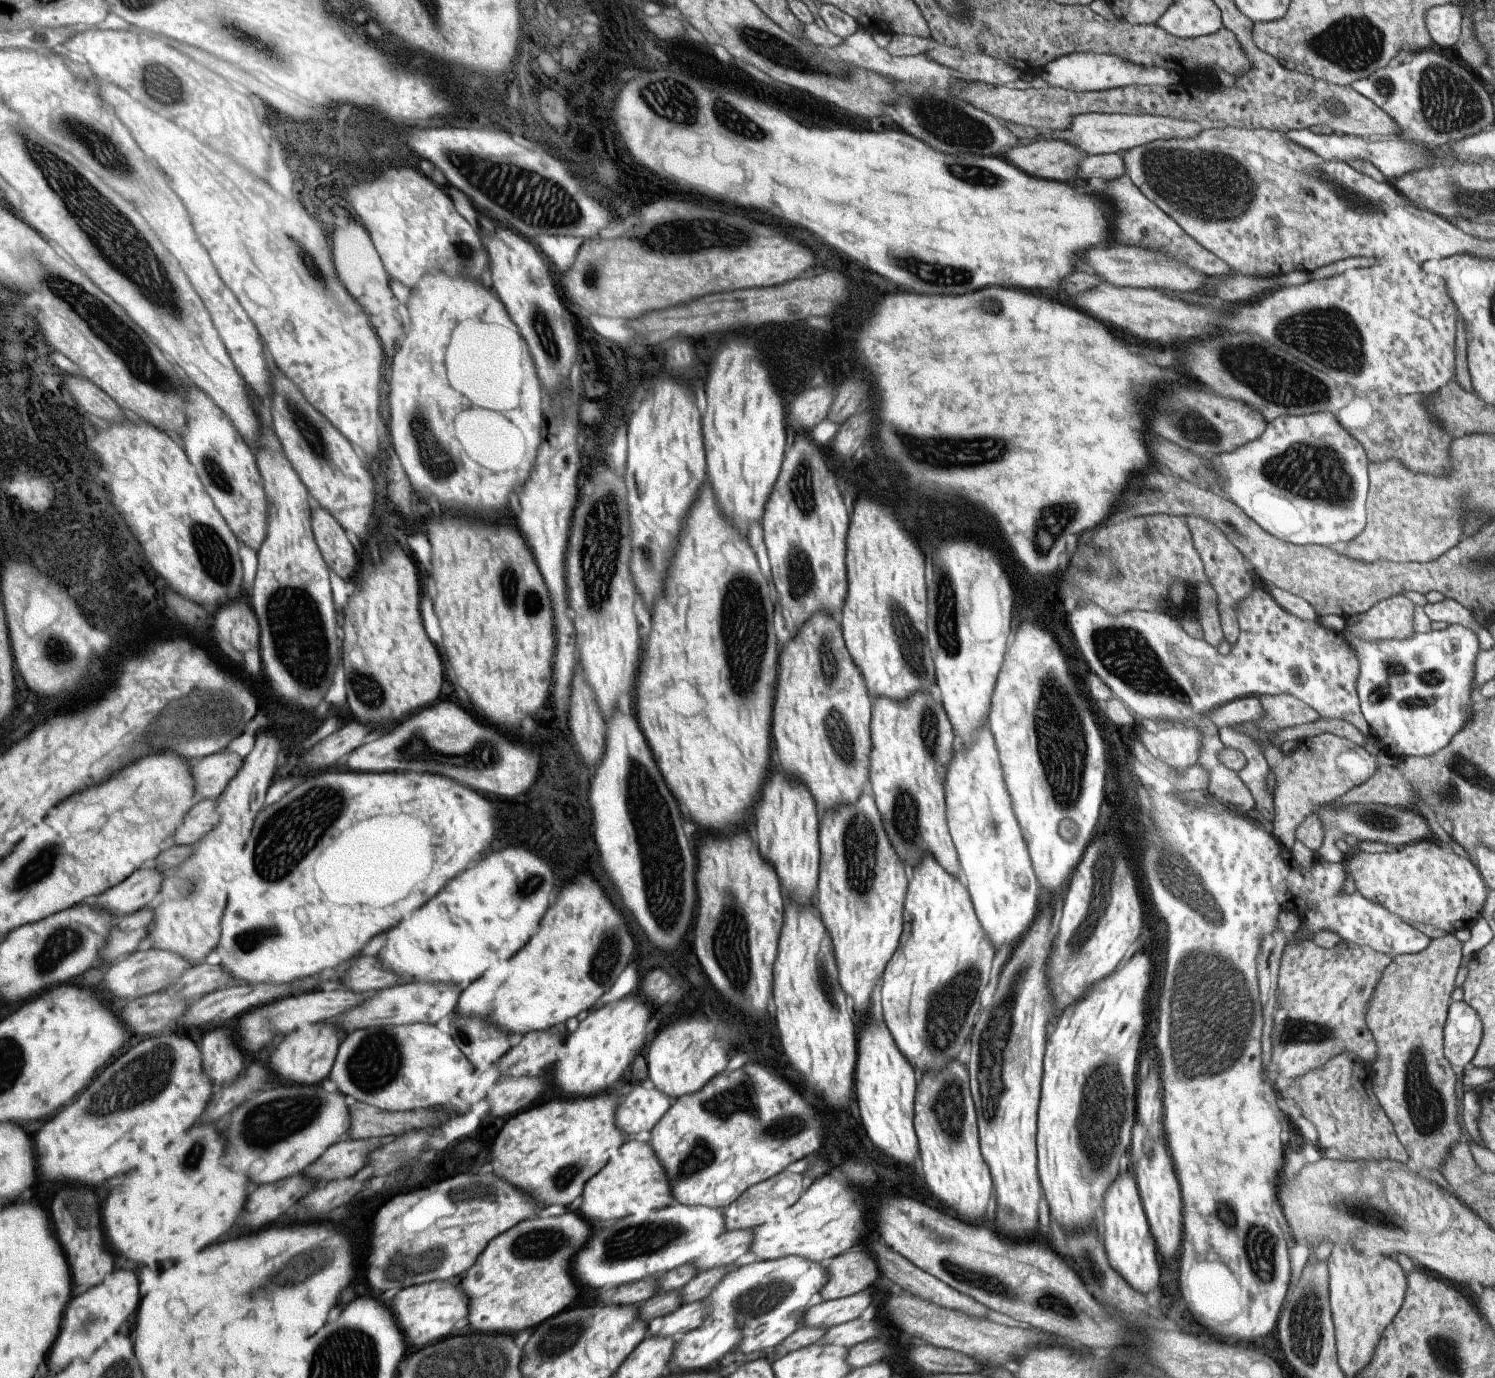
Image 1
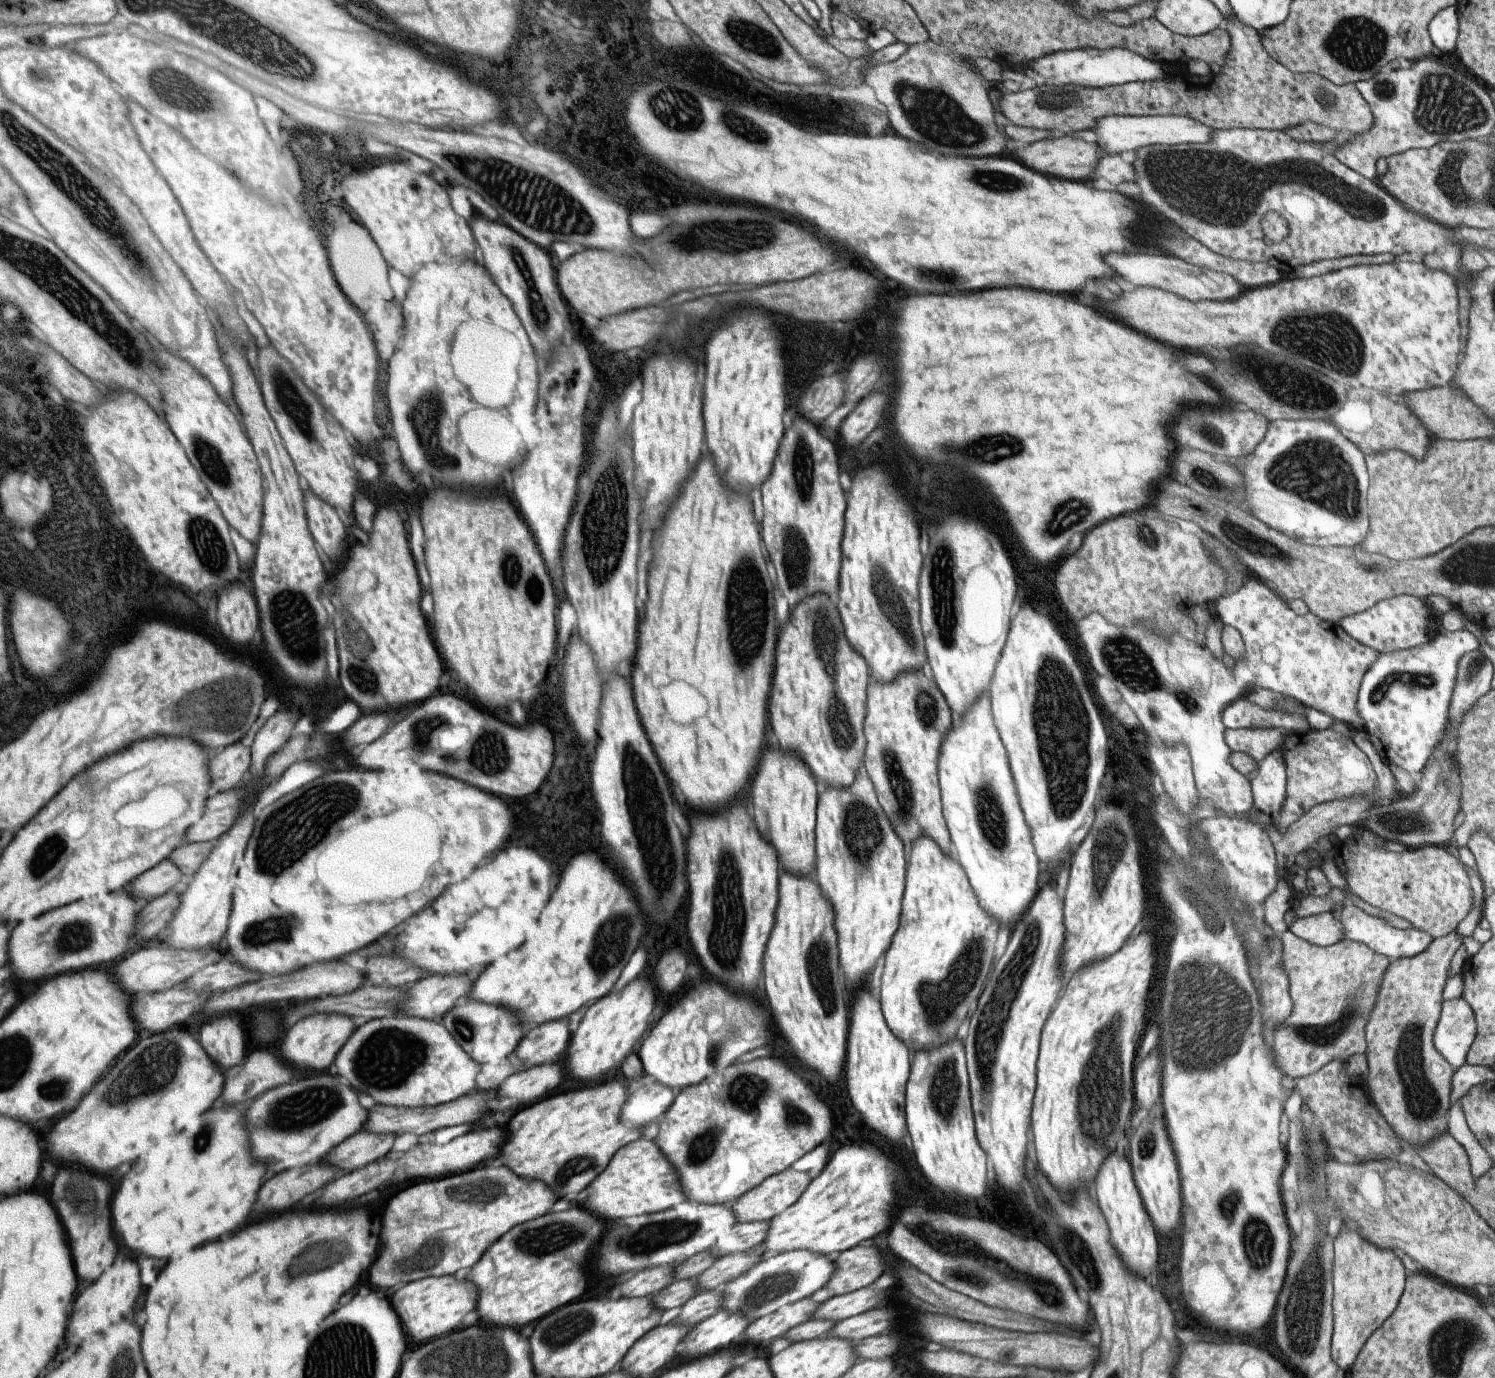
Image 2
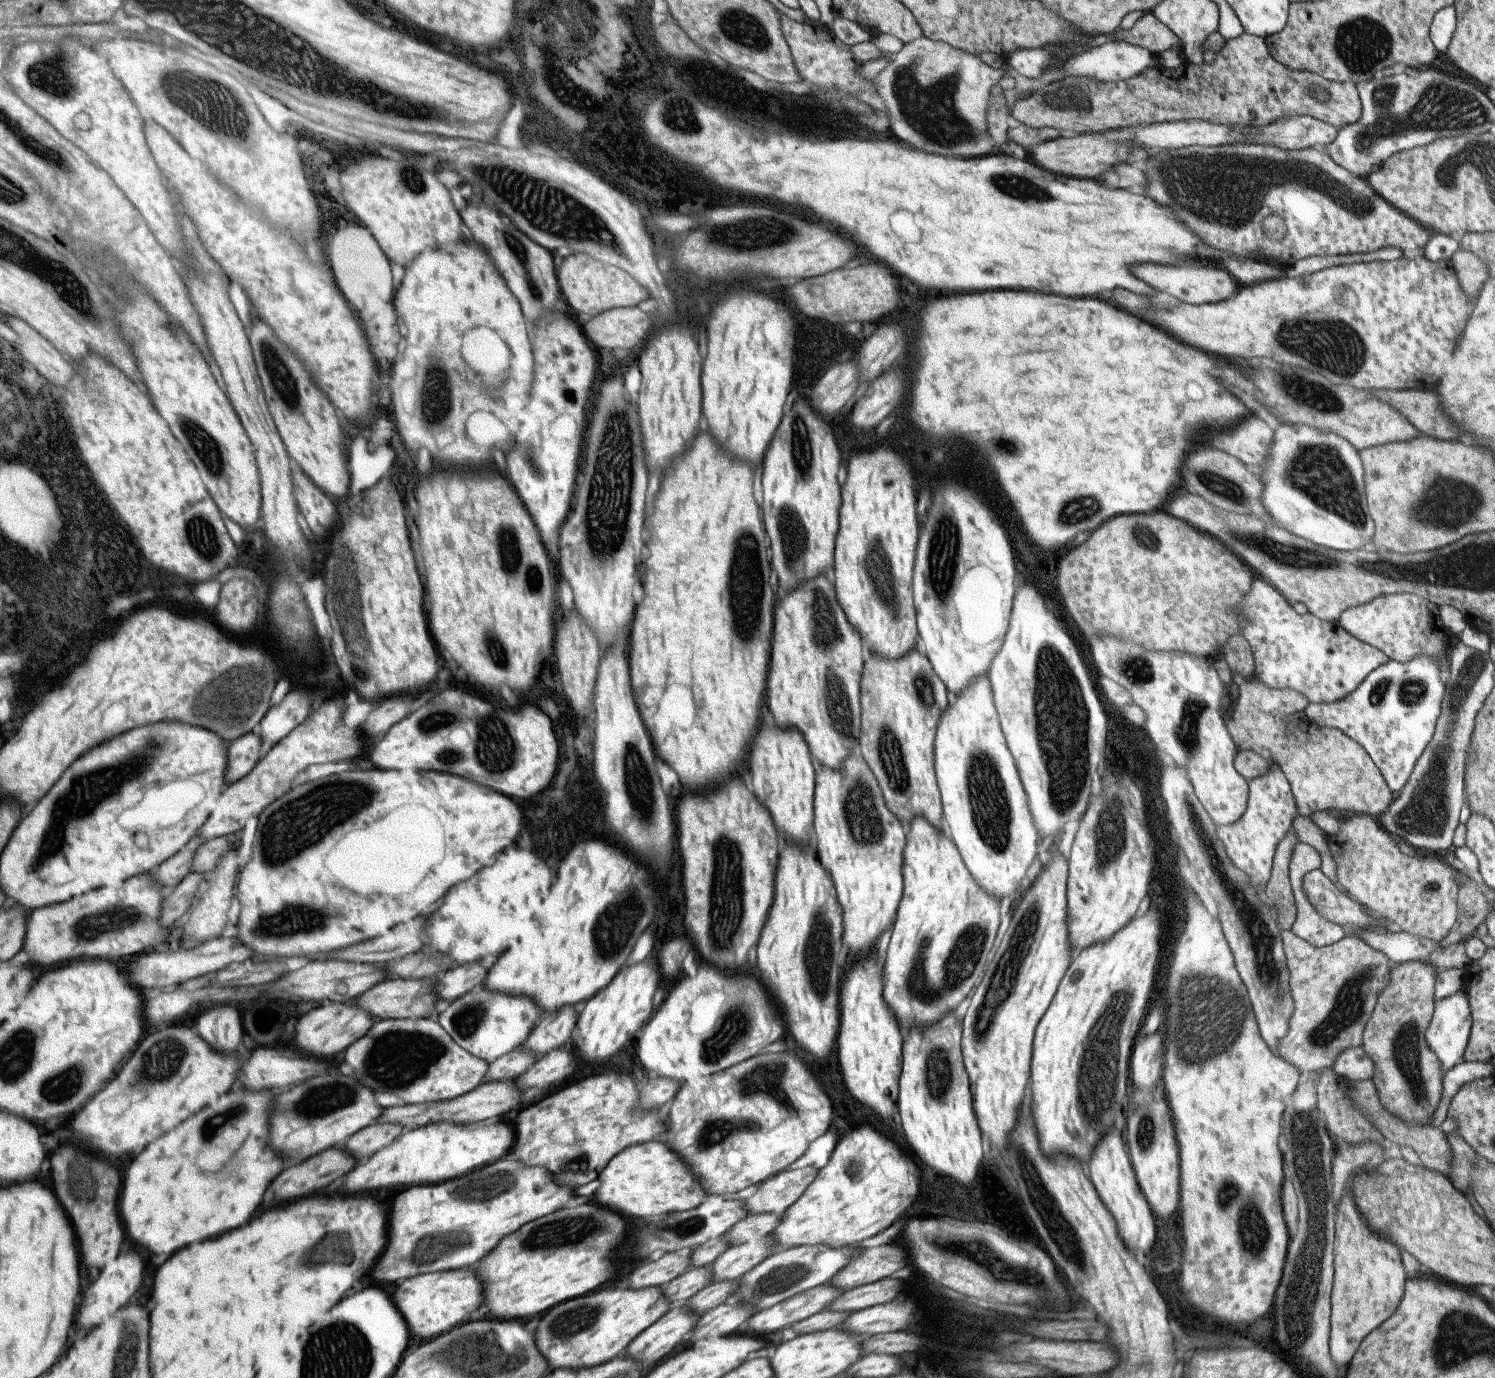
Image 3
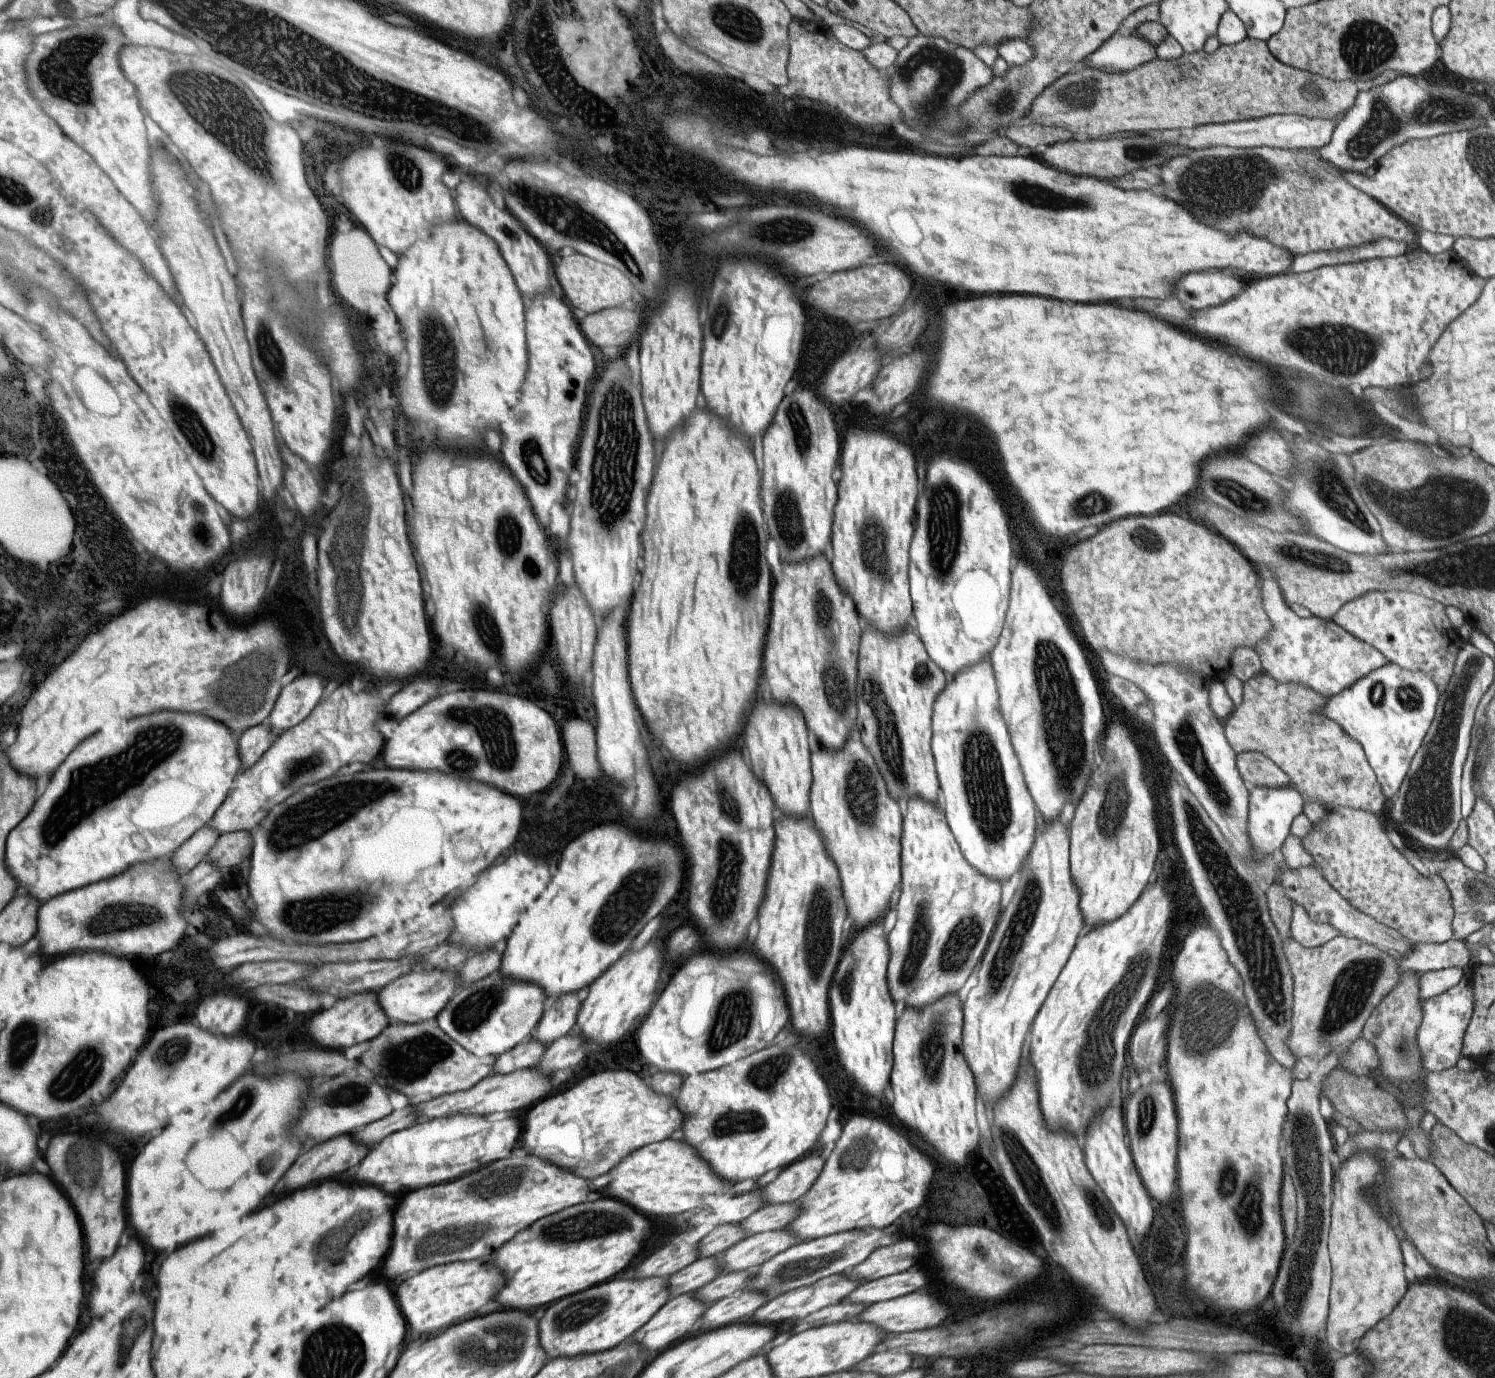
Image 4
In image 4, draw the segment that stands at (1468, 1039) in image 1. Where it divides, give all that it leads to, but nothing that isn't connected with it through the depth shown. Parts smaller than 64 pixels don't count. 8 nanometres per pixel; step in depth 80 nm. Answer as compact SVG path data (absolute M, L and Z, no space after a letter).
M1467 975L1451 988L1420 1002L1421 1020L1414 1042L1418 1050L1420 1068L1441 1072L1456 1064L1460 1057L1463 1033L1472 1013L1472 982Z

